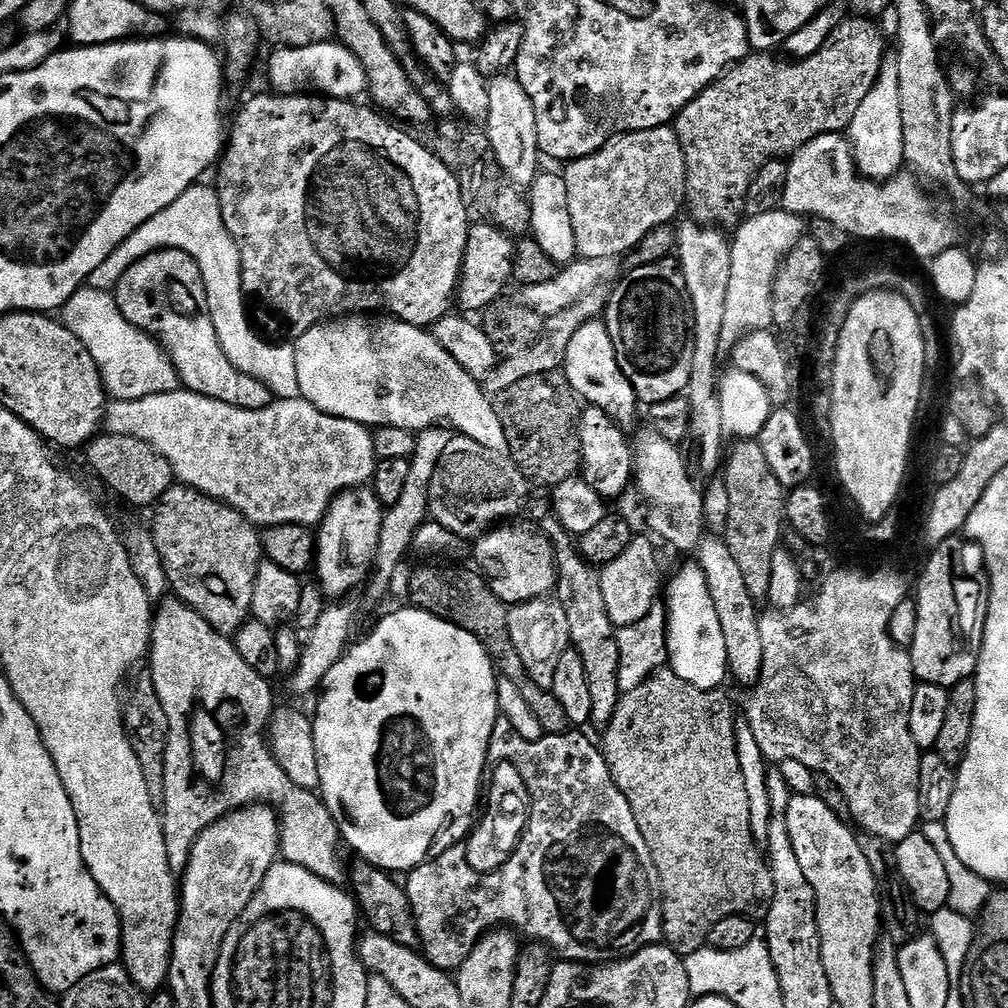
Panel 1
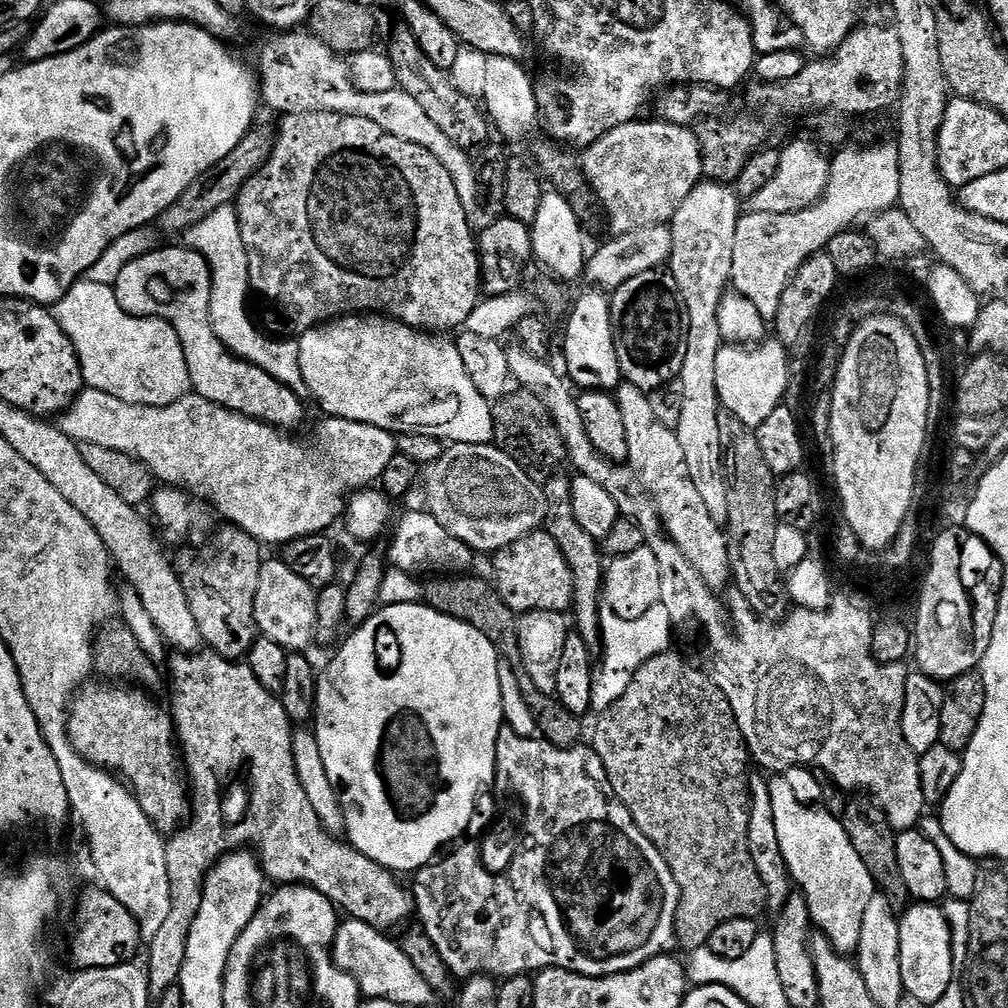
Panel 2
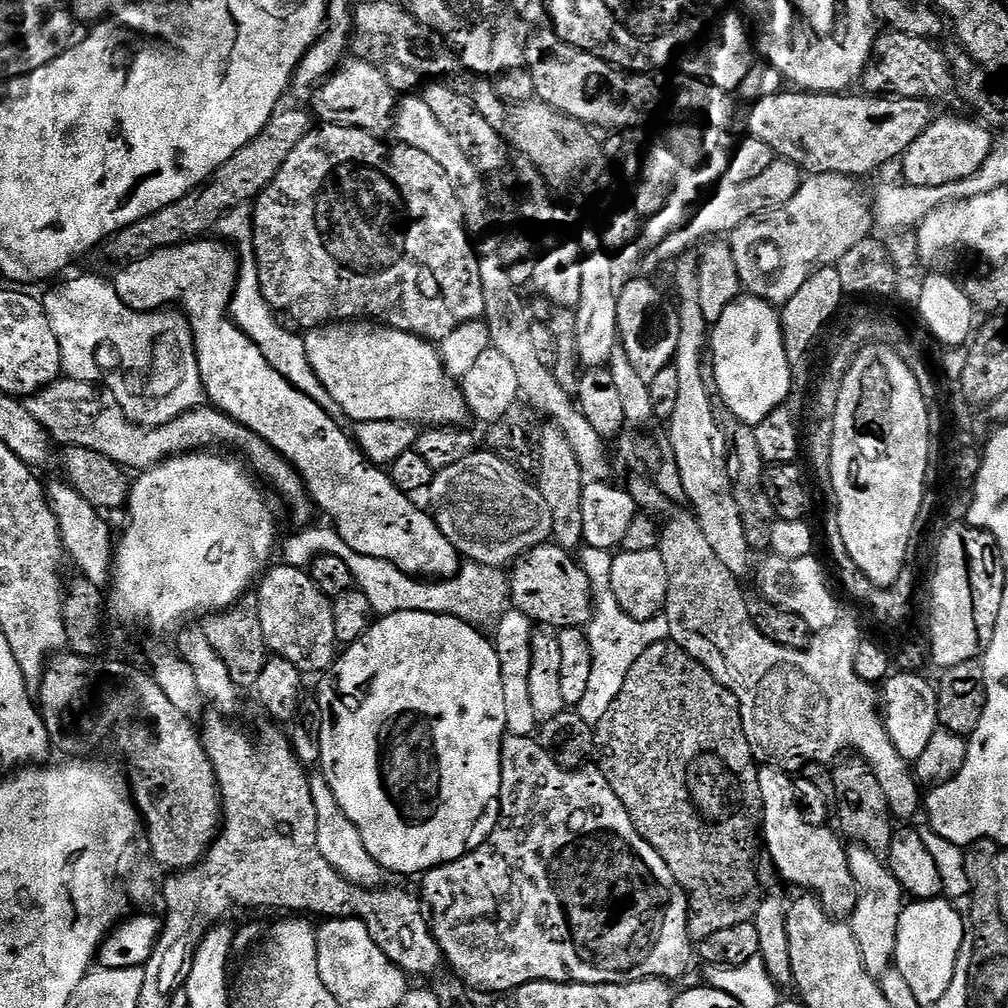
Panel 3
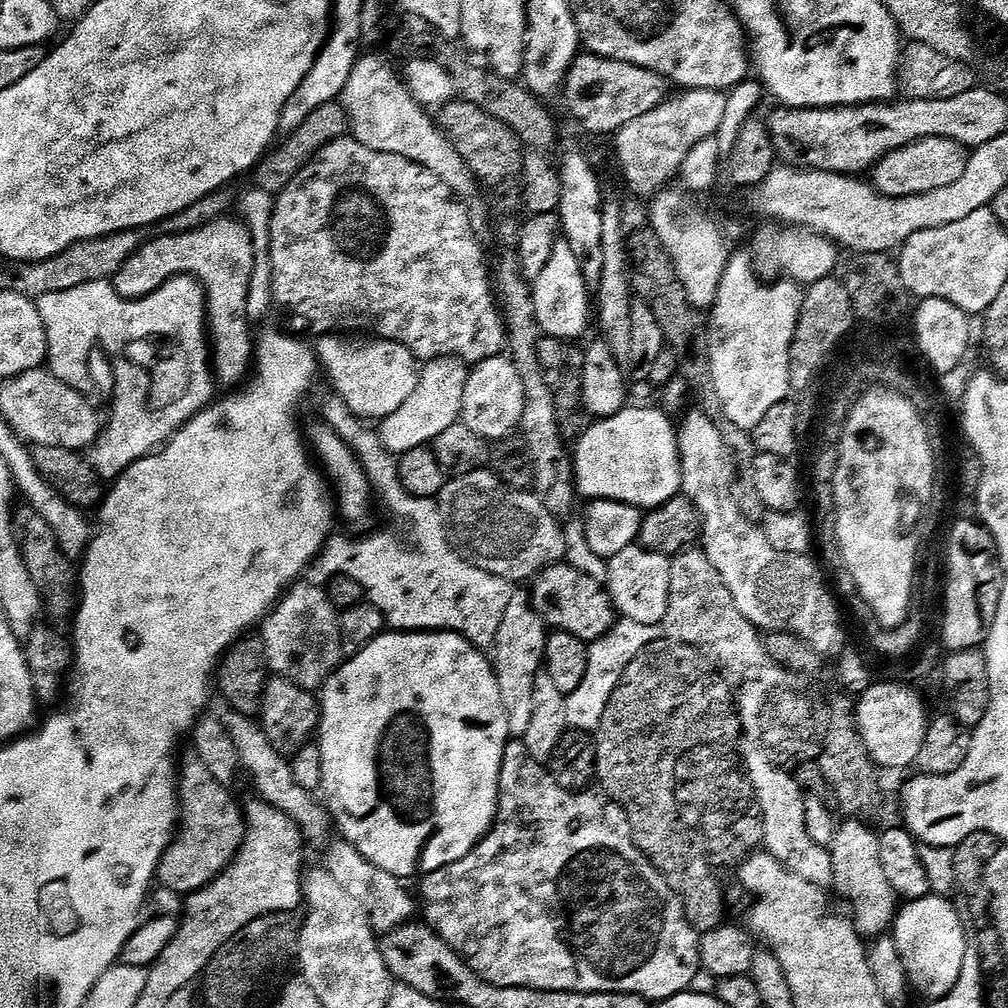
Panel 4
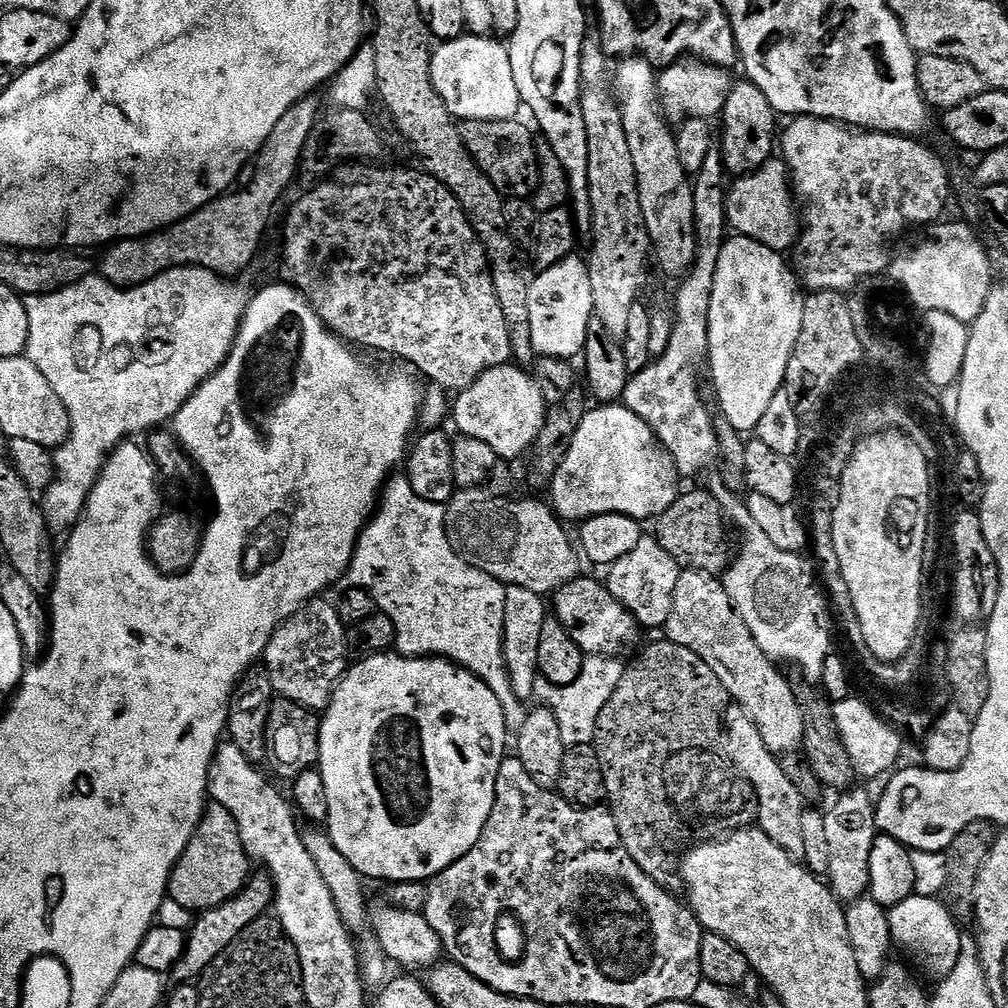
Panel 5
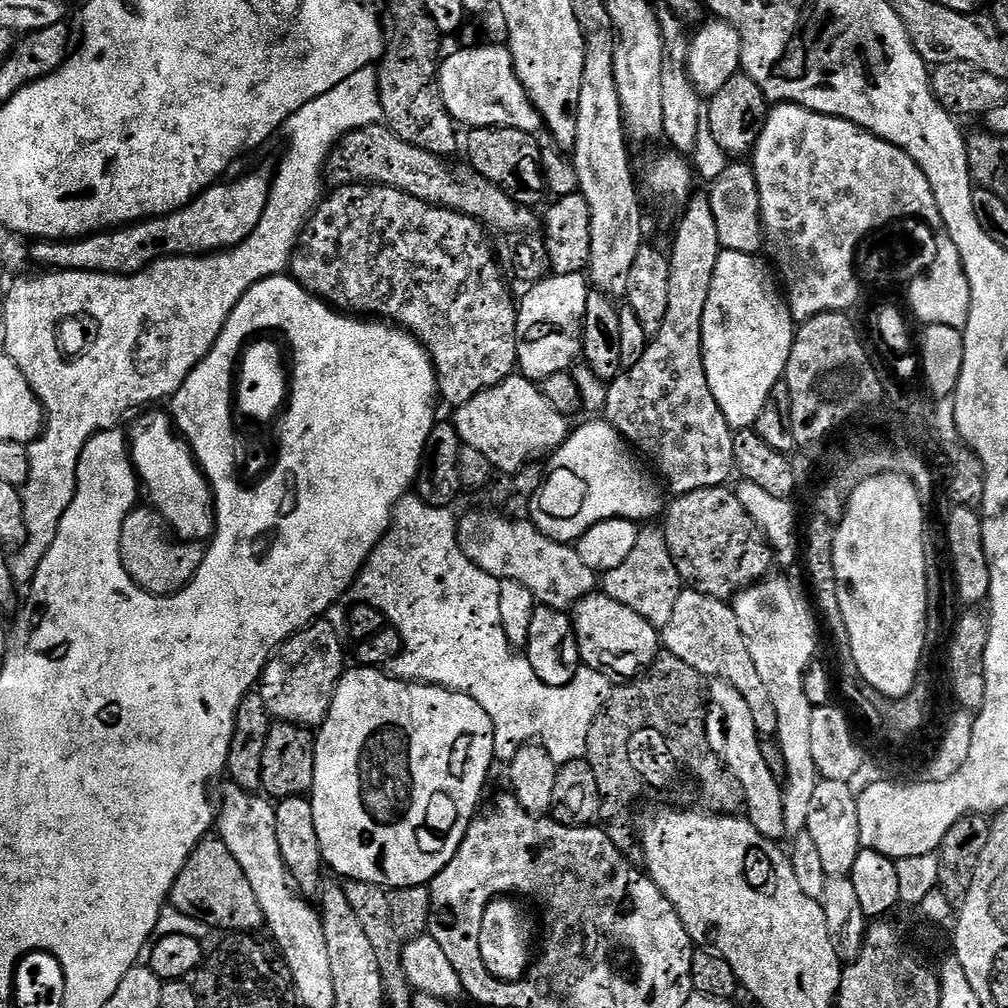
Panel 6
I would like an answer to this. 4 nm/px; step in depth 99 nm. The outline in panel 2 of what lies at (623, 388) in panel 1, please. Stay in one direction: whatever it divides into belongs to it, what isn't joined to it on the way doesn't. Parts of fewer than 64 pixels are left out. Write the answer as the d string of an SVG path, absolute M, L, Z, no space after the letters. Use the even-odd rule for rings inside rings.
M588 291L592 292L577 298L568 316L568 325L564 328L564 364L568 367L566 376L577 389L612 394L622 383L620 363L614 346L612 301L603 291Z

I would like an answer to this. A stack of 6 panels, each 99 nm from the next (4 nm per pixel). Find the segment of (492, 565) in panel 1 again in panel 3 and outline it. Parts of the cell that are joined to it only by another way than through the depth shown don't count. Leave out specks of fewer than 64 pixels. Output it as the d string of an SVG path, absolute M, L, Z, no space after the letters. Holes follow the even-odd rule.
M555 542L540 544L529 550L525 556L516 560L516 565L510 569L509 590L511 592L511 607L517 608L522 614L529 616L537 625L550 624L559 630L562 628L584 628L592 618L592 598L590 582L578 563L577 557L567 548L560 547Z

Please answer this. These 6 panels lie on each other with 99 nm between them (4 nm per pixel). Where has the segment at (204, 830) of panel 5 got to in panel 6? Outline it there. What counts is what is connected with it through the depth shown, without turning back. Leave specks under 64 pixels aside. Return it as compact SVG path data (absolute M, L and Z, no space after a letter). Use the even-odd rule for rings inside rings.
M216 834L209 835L192 851L192 857L172 887L170 904L184 916L192 916L205 925L225 928L228 934L252 934L266 924L264 910L246 870L230 852L224 839Z

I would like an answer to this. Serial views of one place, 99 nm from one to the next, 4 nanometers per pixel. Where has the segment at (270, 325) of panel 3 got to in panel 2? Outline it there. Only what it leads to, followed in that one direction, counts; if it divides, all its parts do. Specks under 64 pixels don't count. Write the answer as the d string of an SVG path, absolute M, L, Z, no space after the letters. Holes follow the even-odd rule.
M233 203L220 206L208 218L196 223L184 234L185 245L202 254L210 266L211 294L210 320L219 341L234 356L248 360L254 366L266 370L282 386L299 393L304 388L302 366L300 365L300 346L295 339L279 344L276 340L268 340L255 328L248 318L246 300L250 297L249 255L242 241L241 227Z

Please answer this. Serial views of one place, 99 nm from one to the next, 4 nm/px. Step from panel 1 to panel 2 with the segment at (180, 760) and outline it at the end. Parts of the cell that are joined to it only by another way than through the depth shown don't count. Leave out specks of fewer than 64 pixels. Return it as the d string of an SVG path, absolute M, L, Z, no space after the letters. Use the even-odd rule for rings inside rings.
M201 650L195 654L176 654L173 657L170 715L176 729L178 752L182 757L182 768L186 773L187 783L190 785L190 819L166 844L166 874L170 874L170 914L165 919L164 925L158 930L158 934L154 934L154 938L147 945L148 964L146 963L146 971L148 974L149 993L153 997L161 996L167 988L173 987L179 981L180 967L186 952L186 938L190 934L190 926L194 922L194 914L198 914L198 906L202 906L204 879L208 877L209 870L230 852L251 850L258 857L260 867L264 869L265 877L269 881L277 880L275 883L280 886L302 884L306 888L317 888L330 903L336 905L337 909L345 917L353 920L365 920L371 928L392 930L388 928L402 923L403 920L413 919L414 897L411 891L407 887L403 888L396 881L399 879L389 872L387 868L383 868L378 862L366 858L366 854L362 854L359 850L353 848L351 844L343 842L333 833L326 831L318 818L318 814L314 814L314 806L310 806L310 798L306 798L306 790L302 790L302 782L298 782L298 774L294 770L294 750L292 749L294 725L286 714L279 695L266 690L266 686L262 686L262 682L258 682L258 678L254 678L254 670L250 670L247 662L223 660L217 652L211 650Z

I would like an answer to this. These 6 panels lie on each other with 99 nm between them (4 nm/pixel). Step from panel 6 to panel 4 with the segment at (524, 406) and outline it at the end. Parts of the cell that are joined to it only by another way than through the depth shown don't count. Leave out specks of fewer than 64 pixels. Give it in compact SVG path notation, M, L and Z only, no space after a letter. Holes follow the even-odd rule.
M501 354L483 360L468 373L466 394L462 394L462 410L460 419L474 434L489 442L504 442L513 431L519 429L520 419L524 413L524 391L522 378L518 378L518 370L507 355Z

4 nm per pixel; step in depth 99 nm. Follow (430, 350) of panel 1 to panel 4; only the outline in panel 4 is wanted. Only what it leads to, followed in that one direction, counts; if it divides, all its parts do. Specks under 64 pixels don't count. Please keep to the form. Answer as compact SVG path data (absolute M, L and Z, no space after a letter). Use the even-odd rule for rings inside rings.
M324 334L314 344L314 351L319 367L328 375L327 383L333 391L337 392L346 402L346 406L356 417L363 418L368 422L379 422L385 420L414 390L420 381L422 371L416 355L411 352L405 344L399 344L393 340L381 340L379 338L365 338L360 334Z

